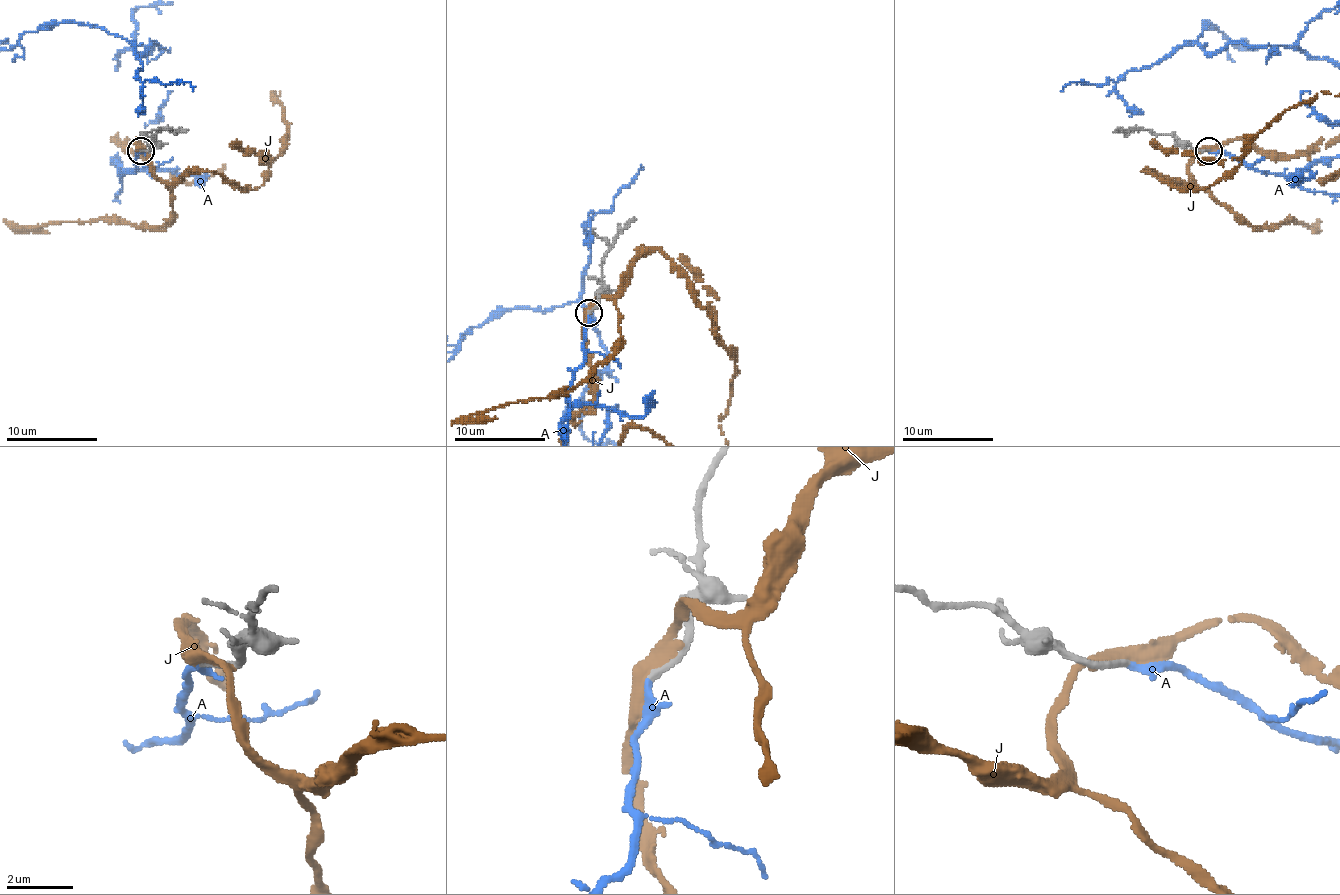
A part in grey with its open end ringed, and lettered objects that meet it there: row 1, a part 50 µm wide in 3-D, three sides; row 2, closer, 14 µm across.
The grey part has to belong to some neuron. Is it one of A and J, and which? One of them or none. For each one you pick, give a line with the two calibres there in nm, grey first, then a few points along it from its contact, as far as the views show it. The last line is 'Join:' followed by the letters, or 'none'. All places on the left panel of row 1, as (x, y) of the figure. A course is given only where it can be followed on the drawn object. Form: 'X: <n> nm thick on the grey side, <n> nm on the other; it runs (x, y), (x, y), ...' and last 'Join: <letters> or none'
A: 200 nm thick on the grey side, 160 nm on the other
Join: A

